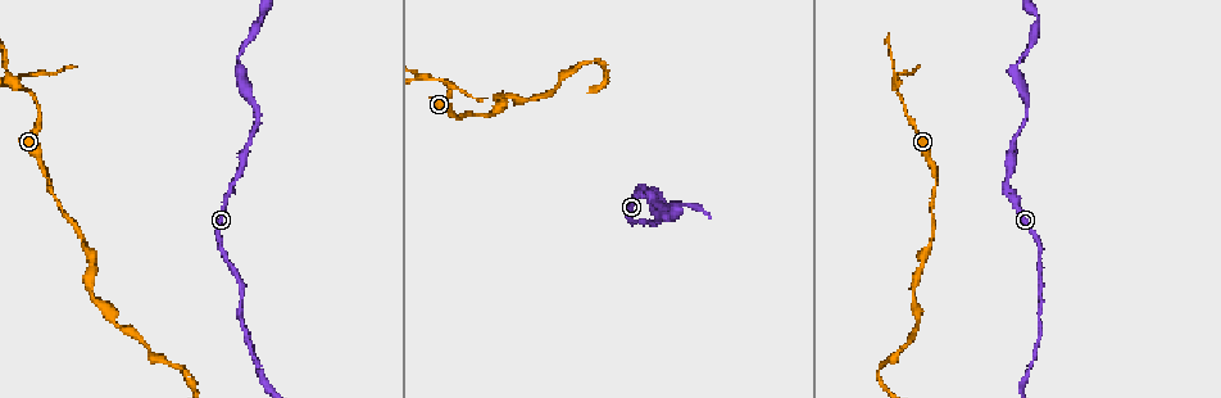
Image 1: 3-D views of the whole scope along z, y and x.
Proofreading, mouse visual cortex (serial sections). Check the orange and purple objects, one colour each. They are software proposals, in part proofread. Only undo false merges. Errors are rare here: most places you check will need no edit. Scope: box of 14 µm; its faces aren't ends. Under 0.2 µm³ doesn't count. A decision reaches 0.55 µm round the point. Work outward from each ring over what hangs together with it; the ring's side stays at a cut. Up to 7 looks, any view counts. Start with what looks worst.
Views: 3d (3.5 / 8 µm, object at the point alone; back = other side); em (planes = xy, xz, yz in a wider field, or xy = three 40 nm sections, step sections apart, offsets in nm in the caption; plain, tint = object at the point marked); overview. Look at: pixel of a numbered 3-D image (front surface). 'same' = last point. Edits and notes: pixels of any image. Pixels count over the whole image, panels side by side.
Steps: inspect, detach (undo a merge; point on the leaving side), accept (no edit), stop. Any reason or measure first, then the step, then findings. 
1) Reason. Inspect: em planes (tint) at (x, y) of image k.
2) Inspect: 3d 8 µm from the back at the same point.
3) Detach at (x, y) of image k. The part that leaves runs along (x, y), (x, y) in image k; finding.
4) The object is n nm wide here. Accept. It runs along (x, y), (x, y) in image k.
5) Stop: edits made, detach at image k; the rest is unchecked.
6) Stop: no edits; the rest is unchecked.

Side arm on a straight run. Inspect: 3d 3.5 µm at (892, 83) of image 1.

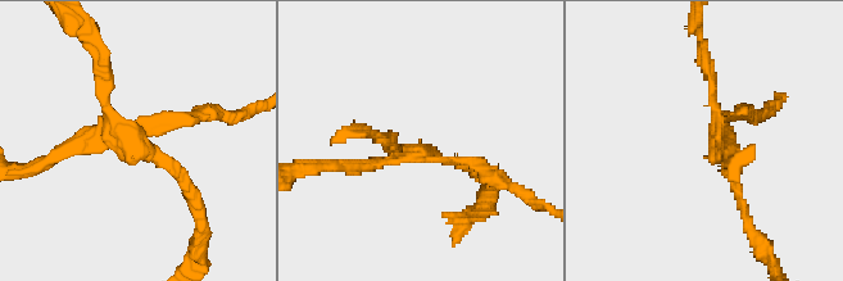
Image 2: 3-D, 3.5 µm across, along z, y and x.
Inspect: em xy step 1 (tint) at (421, 148) of image 2.

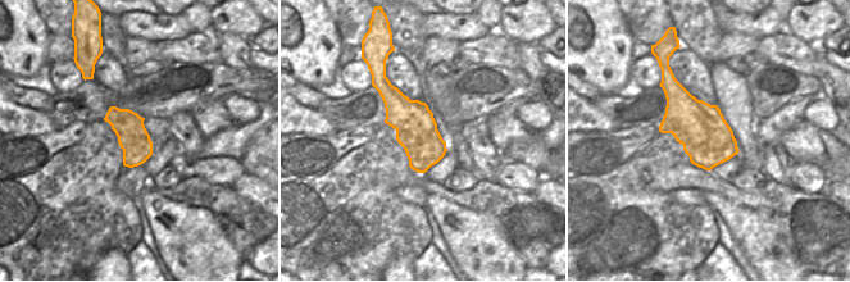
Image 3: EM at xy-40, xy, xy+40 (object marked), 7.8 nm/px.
Detach at (34, 167) of image 2. The part that leaves runs along (144, 127), (254, 108) in image 2; a second cell is stuck on.

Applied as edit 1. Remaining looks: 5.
Inspect: overview.

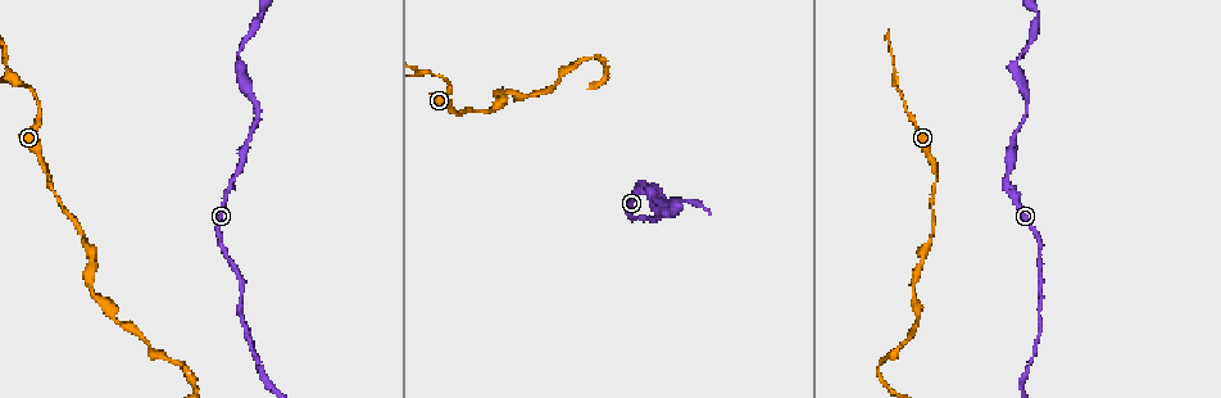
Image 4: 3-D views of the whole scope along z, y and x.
Thick turns thin. Inspect: 3d 8 µm from the back at (1017, 69) of image 4.

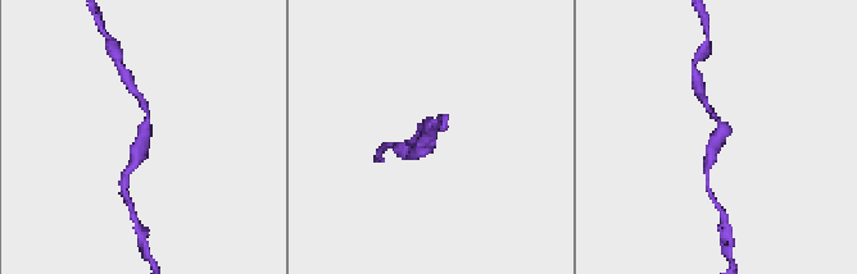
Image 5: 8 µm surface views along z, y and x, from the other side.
The arms are 150, 300 nm wide; need the tissue. Inspect: em xy step 1 (tint) at (720, 130) of image 5.

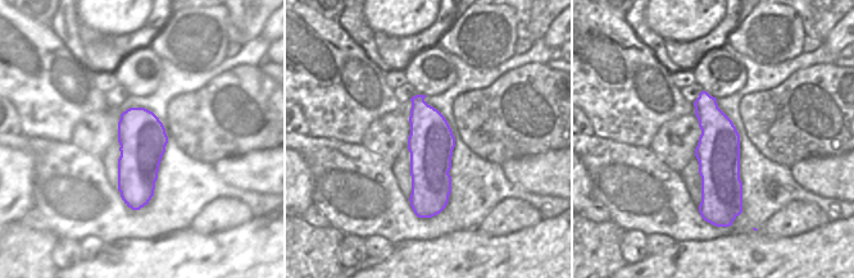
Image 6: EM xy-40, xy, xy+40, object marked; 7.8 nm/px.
Accept. It runs along (135, 163), (146, 122), (141, 99) in image 5; one cell here.

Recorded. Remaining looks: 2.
Thin neck. Inspect: 3d 3.5 µm at (914, 292) of image 4.

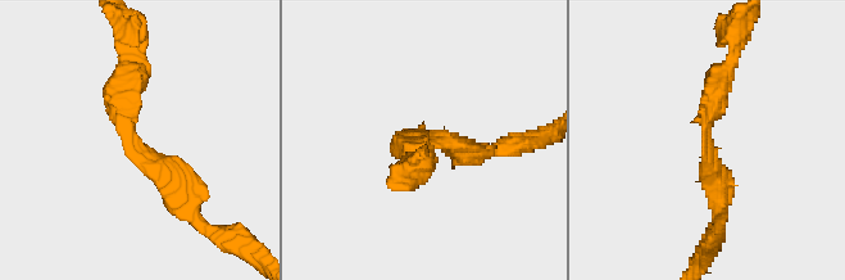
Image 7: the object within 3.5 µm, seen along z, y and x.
The arms are 300, 300 nm wide. Inspect: em xy step 3 (tint) at (138, 151) of image 7.

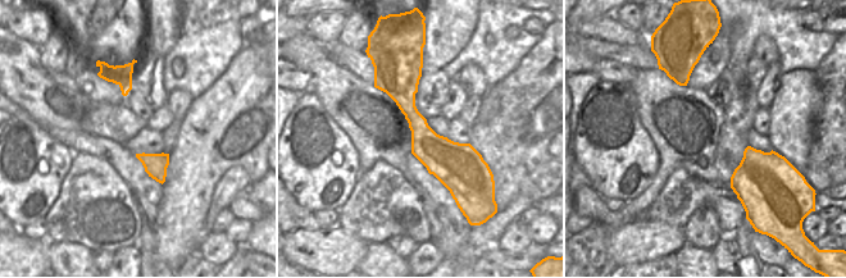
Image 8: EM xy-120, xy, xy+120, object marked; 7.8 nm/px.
Accept. It runs along (130, 73), (130, 141), (192, 216) in image 7; one cell here.

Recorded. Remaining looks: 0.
Stop: edits made, detach at image 2; the rest is unchecked.

